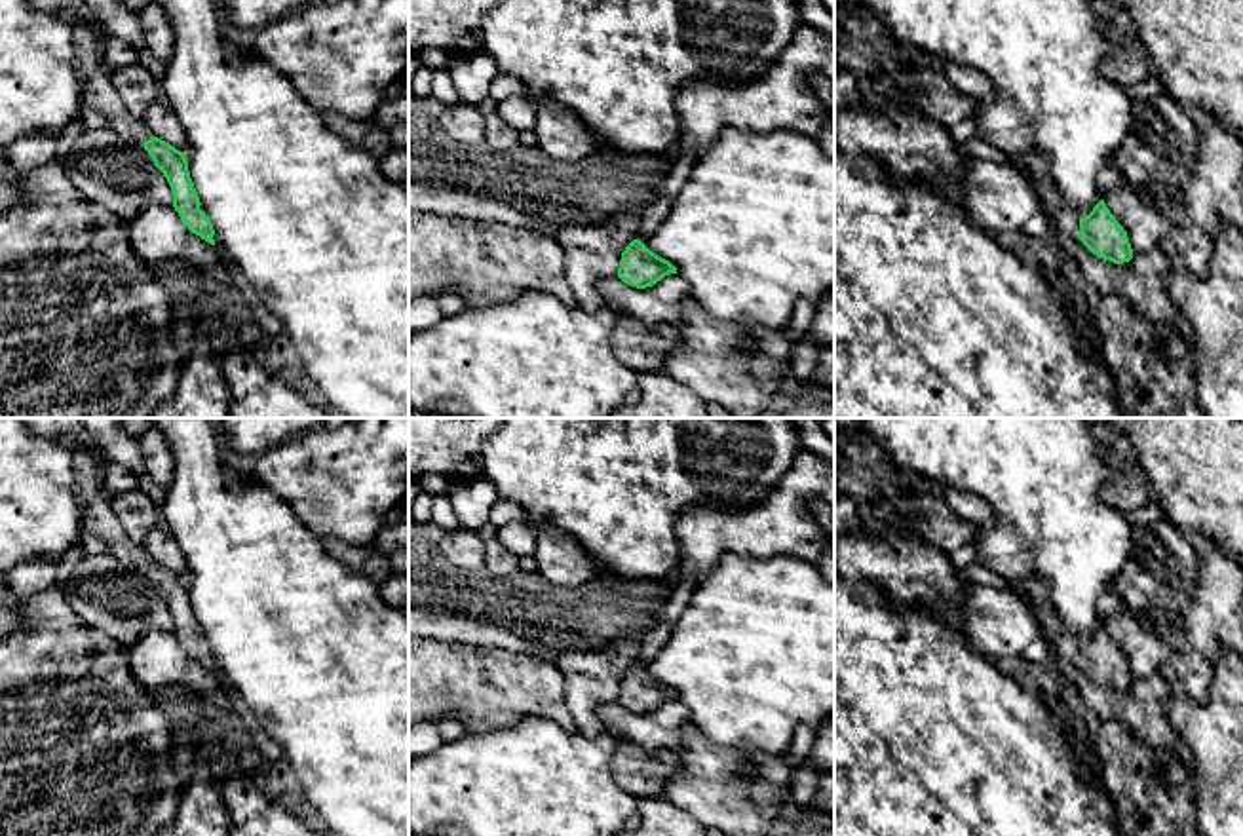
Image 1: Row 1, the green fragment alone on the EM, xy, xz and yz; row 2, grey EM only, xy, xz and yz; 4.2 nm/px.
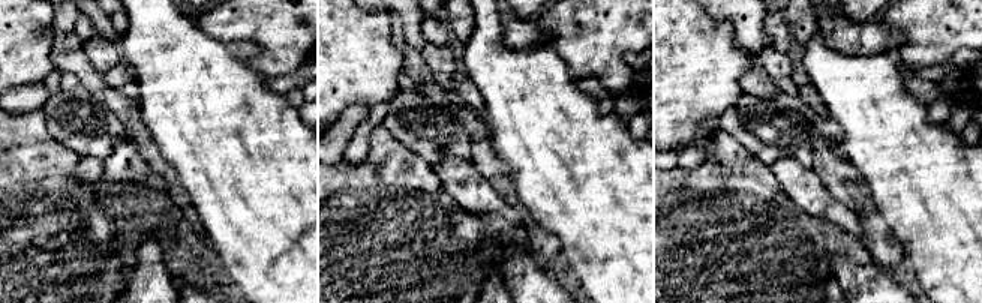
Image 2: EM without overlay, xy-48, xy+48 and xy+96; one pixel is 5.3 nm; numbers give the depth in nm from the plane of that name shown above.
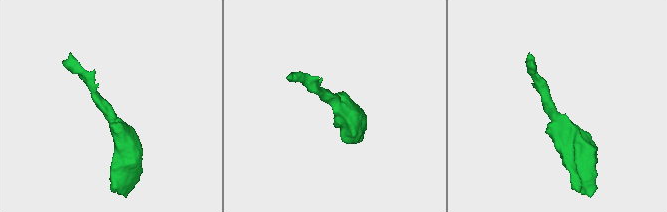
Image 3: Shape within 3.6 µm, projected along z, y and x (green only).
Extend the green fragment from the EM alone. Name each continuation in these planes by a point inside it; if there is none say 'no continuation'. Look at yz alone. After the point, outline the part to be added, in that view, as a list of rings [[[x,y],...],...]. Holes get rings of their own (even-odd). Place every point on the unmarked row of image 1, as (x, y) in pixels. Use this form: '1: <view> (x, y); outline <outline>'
1: yz (1065, 641); outline [[[1061,621],[1055,623],[1055,629],[1053,629],[1053,646],[1055,646],[1055,652],[1070,661],[1070,663],[1076,663],[1080,665],[1080,644],[1078,644],[1078,638],[1076,635]]]

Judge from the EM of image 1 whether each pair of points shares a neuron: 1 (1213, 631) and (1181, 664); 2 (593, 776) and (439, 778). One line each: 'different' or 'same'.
1: different
2: same

